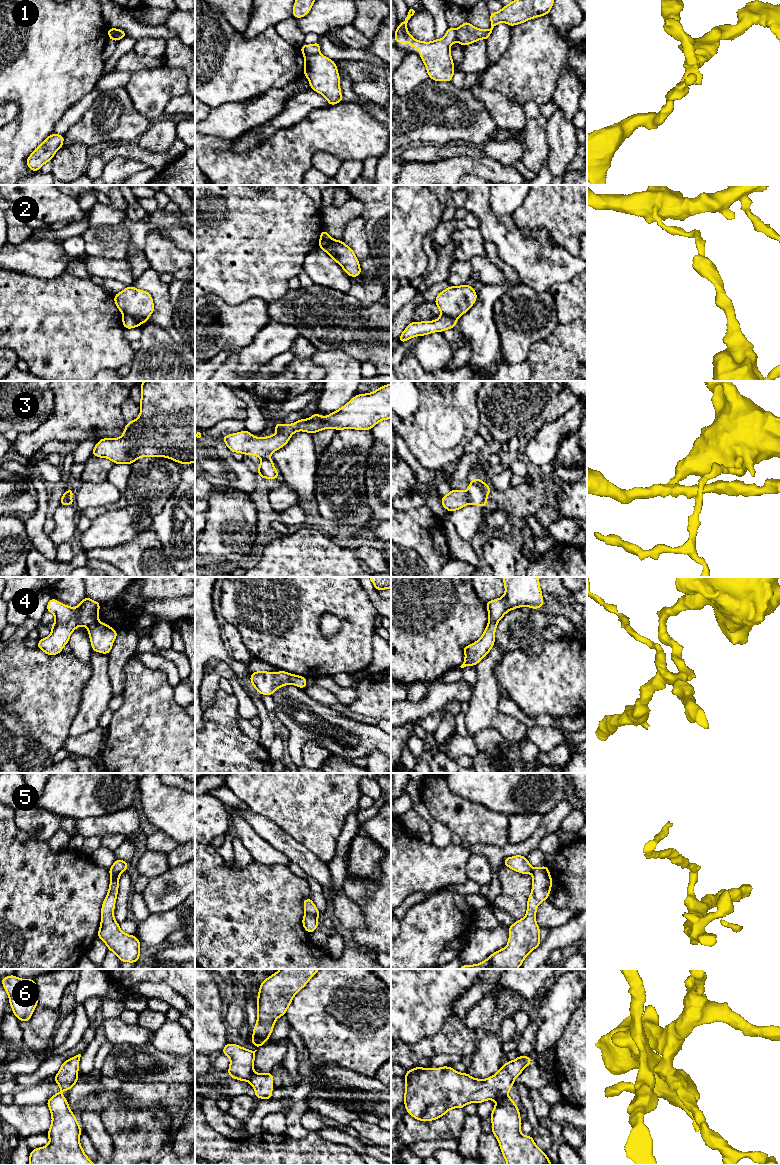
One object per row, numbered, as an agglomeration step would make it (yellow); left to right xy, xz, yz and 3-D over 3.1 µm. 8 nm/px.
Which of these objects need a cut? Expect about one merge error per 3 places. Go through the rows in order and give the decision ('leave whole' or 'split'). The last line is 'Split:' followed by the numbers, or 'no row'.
1: split
2: split
3: split
4: split
5: split
6: leave whole
Split: 1, 2, 3, 4, 5

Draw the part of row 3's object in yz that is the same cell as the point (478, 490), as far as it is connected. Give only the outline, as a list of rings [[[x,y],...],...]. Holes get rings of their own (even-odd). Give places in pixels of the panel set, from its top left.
[[[479,478],[471,480],[467,489],[470,503],[482,507],[487,507],[487,497],[490,492],[491,488]]]

